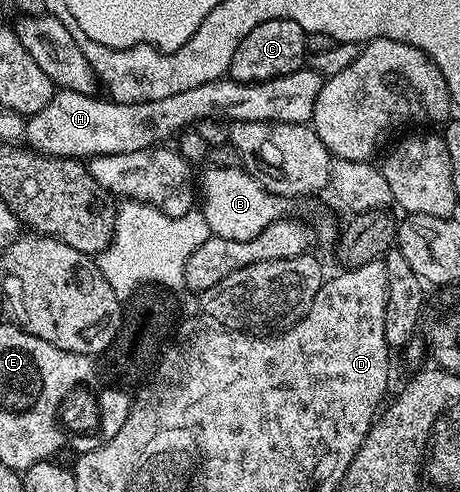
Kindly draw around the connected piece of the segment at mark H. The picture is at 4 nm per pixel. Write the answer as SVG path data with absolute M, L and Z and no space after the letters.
M300 69L260 83L238 83L236 79L224 77L197 85L197 89L185 89L185 93L173 93L173 97L140 103L117 103L109 97L99 99L98 94L59 89L45 109L26 120L25 143L40 155L87 161L96 155L158 147L169 141L166 139L174 140L180 133L194 128L201 119L310 124L324 82L324 76L310 69Z

